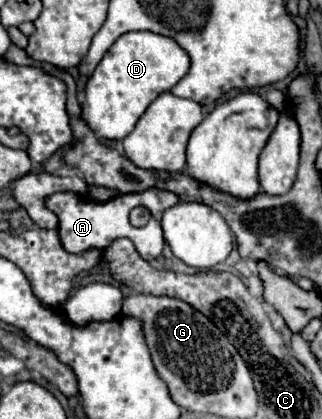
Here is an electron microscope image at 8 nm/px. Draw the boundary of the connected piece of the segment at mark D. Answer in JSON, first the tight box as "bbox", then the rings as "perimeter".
{"bbox":[82,32,190,140],"perimeter":[[[126,32],[104,54],[94,74],[86,84],[86,102],[82,104],[82,118],[102,138],[124,140],[136,126],[144,110],[162,94],[176,86],[188,72],[190,58],[168,36],[154,32]]]}

